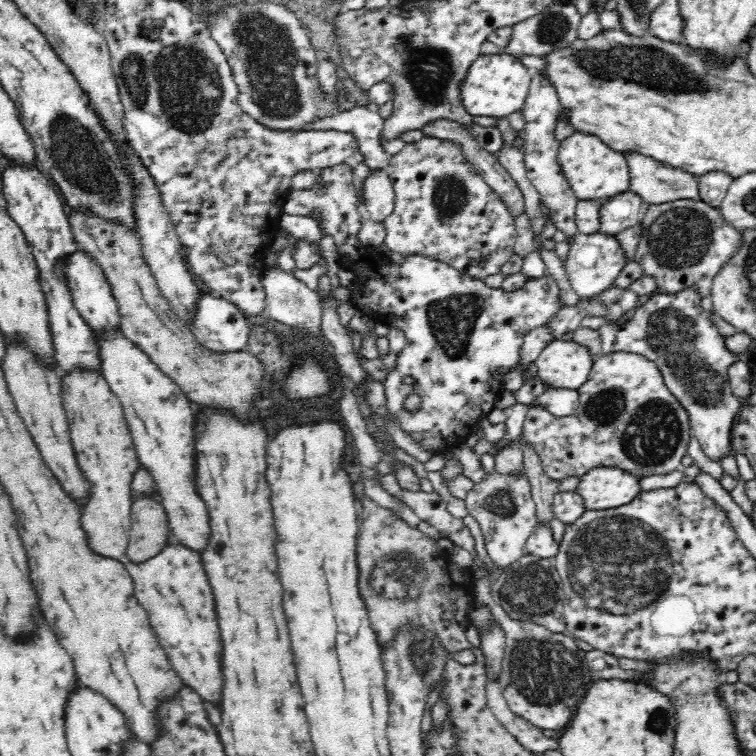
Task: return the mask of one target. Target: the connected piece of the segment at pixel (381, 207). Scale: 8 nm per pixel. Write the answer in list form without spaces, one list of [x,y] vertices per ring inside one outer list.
[[[384,169],[370,171],[362,184],[365,215],[374,222],[384,219],[394,210],[395,192]]]

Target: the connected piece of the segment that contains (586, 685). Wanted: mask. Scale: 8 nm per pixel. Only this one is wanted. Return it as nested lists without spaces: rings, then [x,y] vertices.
[[[503,608],[498,610],[498,623],[506,631],[501,693],[509,709],[542,730],[559,733],[576,714],[584,695],[594,683],[586,665],[586,651],[567,632],[554,634],[534,622],[512,620]]]

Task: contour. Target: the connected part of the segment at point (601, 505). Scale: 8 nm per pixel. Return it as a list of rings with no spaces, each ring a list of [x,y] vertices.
[[[599,467],[586,472],[577,482],[575,493],[580,495],[585,510],[606,510],[630,502],[641,490],[638,479],[618,468]]]

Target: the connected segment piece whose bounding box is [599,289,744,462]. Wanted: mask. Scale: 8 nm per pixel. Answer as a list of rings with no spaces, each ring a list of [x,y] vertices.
[[[686,289],[679,293],[654,292],[643,306],[636,308],[631,320],[624,323],[606,322],[600,328],[599,333],[603,354],[634,353],[656,363],[658,370],[662,373],[666,388],[687,411],[691,429],[706,456],[718,462],[722,456],[731,454],[731,431],[739,413],[740,402],[736,396],[732,395],[728,368],[744,357],[728,349],[725,336],[720,334],[720,330],[712,322],[710,313],[700,306],[697,292],[694,289]]]

